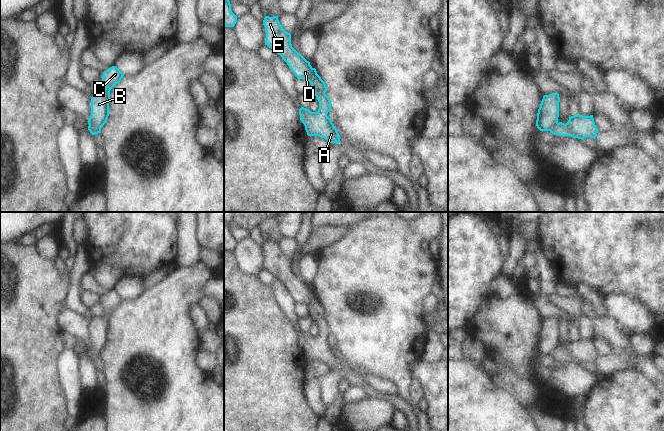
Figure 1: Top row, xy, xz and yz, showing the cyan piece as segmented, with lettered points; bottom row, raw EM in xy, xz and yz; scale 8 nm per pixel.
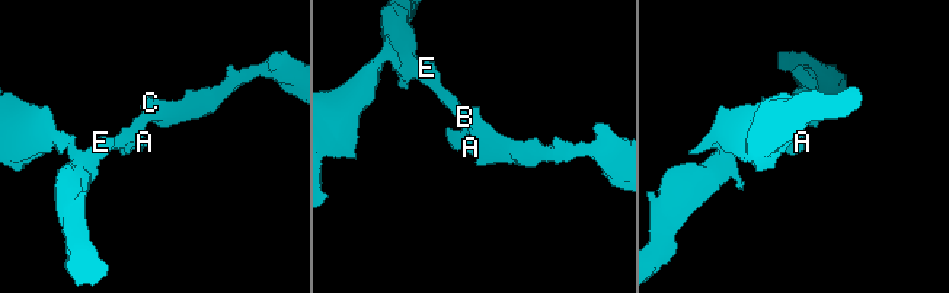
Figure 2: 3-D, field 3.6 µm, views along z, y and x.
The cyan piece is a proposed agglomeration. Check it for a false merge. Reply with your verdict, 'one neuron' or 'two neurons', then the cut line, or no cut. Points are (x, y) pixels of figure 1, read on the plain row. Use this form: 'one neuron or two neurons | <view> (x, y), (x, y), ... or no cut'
two neurons | xz (311, 307), (324, 317)

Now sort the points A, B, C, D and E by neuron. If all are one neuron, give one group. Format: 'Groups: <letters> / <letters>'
Groups: A / B C D E.

